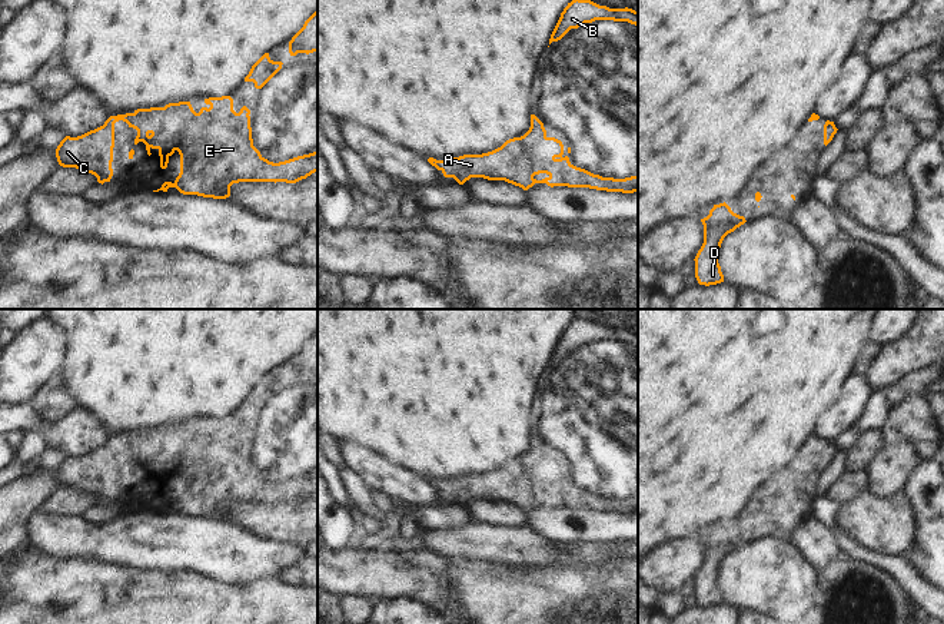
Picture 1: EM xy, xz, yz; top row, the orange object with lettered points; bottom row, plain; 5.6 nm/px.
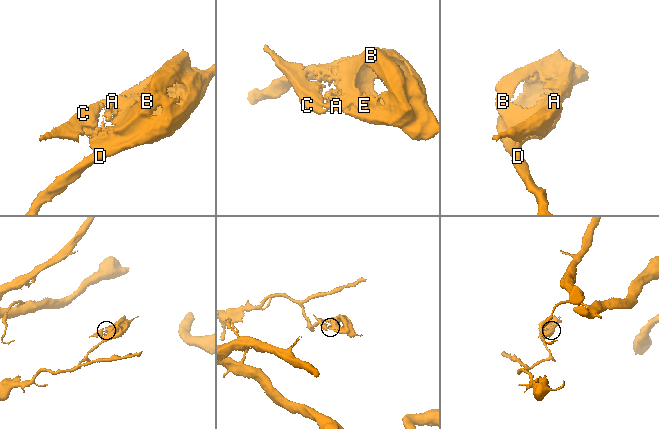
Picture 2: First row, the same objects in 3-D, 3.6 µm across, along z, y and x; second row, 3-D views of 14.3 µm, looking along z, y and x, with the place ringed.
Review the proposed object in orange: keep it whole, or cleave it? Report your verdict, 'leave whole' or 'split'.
leave whole

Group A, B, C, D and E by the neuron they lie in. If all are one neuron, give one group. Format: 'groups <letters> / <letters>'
groups A B C D E

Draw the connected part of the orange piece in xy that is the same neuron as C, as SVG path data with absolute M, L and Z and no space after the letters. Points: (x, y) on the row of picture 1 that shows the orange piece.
M230 96L209 97L196 113L190 102L169 103L164 107L137 109L133 113L110 116L103 126L82 136L66 136L56 149L56 157L63 167L76 167L92 173L99 183L110 182L113 176L114 123L123 120L137 130L134 145L143 142L147 155L152 149L159 150L160 167L166 169L169 157L177 150L180 155L180 173L176 180L164 182L153 192L167 192L176 187L183 195L226 199L230 196L230 186L239 182L286 182L296 183L318 172L318 150L285 162L273 163L265 159L253 146L250 110L243 106L239 113L233 110Z

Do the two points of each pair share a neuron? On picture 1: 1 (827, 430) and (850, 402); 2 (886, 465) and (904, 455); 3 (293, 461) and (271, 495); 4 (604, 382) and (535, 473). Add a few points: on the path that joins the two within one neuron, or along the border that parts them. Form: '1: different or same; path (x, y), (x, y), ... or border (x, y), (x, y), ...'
1: same; path (833, 422), (843, 410)
2: same; path (890, 465), (900, 458)
3: same; path (285, 470), (271, 487)
4: same; path (607, 418), (604, 458), (571, 488)

